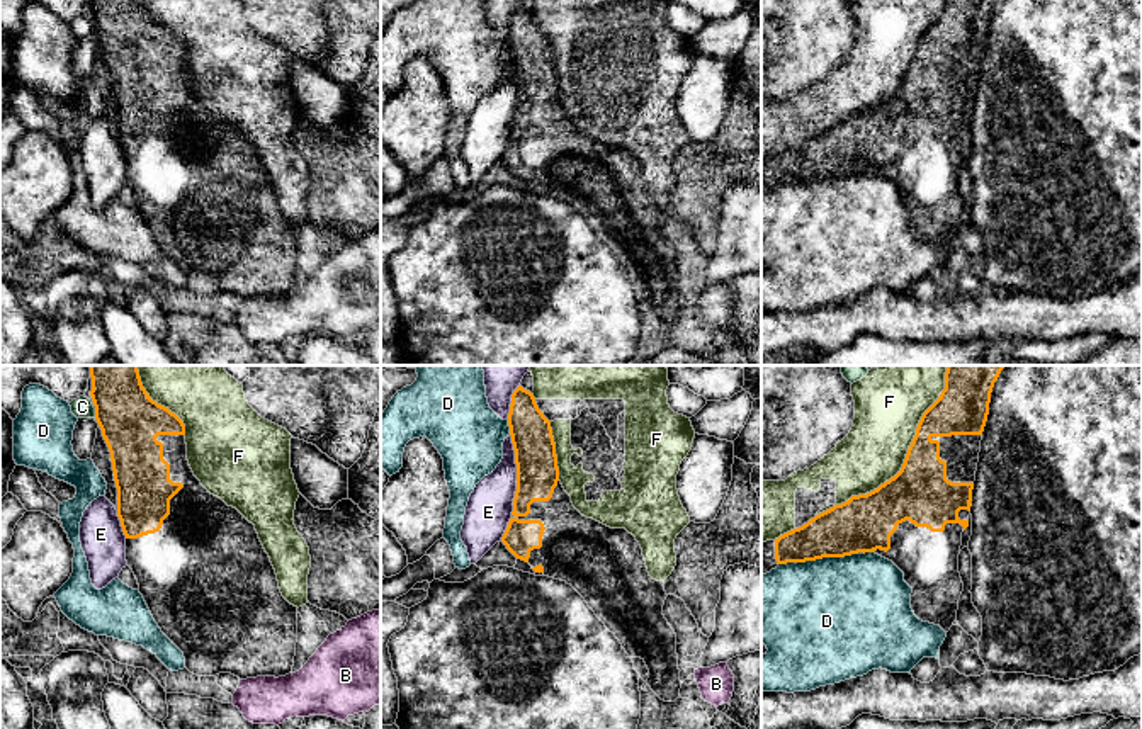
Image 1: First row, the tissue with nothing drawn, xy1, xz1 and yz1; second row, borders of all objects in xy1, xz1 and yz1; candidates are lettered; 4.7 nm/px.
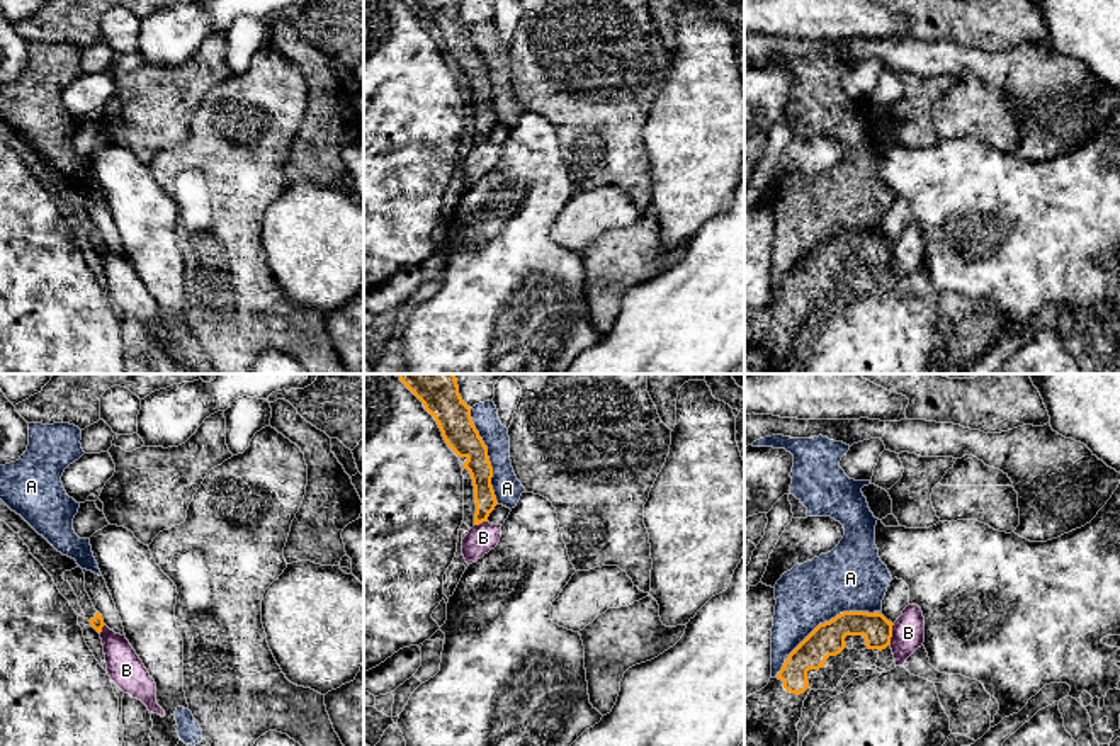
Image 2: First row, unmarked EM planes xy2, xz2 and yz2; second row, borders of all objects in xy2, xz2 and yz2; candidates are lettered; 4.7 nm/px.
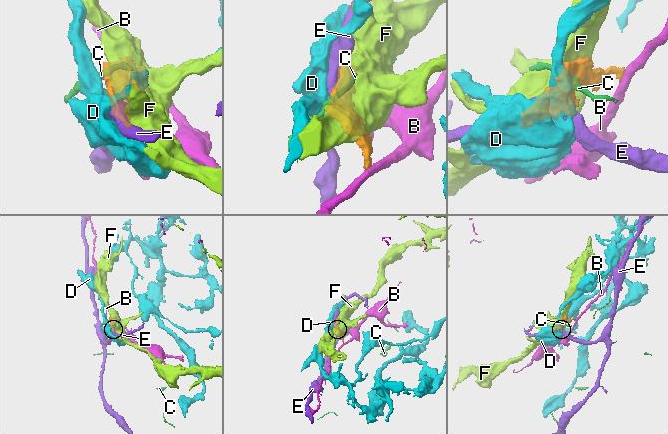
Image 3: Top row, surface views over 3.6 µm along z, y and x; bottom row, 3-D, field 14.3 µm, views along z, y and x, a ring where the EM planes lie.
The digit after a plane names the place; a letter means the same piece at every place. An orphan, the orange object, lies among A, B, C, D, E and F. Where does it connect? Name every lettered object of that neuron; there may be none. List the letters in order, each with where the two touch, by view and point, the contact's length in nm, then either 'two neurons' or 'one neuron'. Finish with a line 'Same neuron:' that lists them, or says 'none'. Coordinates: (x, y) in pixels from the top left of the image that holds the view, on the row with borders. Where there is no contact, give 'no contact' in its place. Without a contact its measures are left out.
A: meets orange in yz2 at (821, 624); contact 550 nm long; two neurons
B: meets orange in yz2 at (891, 634); contact 100 nm long; two neurons
C: meets orange in xy1 at (96, 413); contact 50 nm long; two neurons
D: meets orange in yz1 at (818, 558); contact 380 nm long; two neurons
E: meets orange in xz1 at (517, 474); contact 380 nm long; two neurons
F: meets orange in yz1 at (904, 459); contact 950 nm long; two neurons
Same neuron: none

